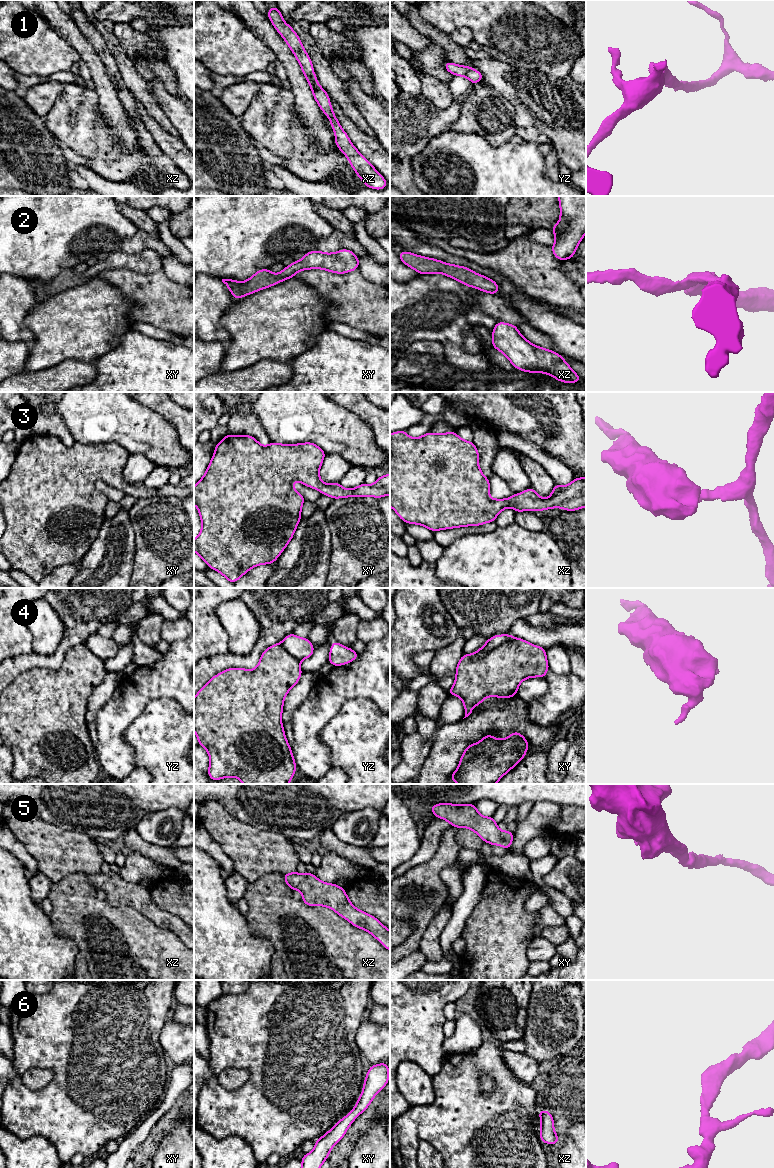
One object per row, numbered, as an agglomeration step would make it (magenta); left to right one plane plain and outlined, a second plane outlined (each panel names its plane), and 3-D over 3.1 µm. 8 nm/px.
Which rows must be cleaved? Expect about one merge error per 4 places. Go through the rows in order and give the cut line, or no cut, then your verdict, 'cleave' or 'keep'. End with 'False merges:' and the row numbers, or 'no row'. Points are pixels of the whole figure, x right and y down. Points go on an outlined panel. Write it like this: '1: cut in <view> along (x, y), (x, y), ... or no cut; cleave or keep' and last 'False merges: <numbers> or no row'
1: no cut; keep
2: no cut; keep
3: no cut; keep
4: cut in xy along (513, 637), (485, 652), (480, 657), (472, 658); cleave
5: no cut; keep
6: no cut; keep
False merges: 4

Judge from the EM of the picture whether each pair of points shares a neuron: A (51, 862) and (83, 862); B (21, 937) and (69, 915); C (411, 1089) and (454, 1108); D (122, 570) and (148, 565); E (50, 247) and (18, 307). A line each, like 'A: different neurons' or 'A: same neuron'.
A: same neuron
B: different neurons
C: different neurons
D: different neurons
E: different neurons

